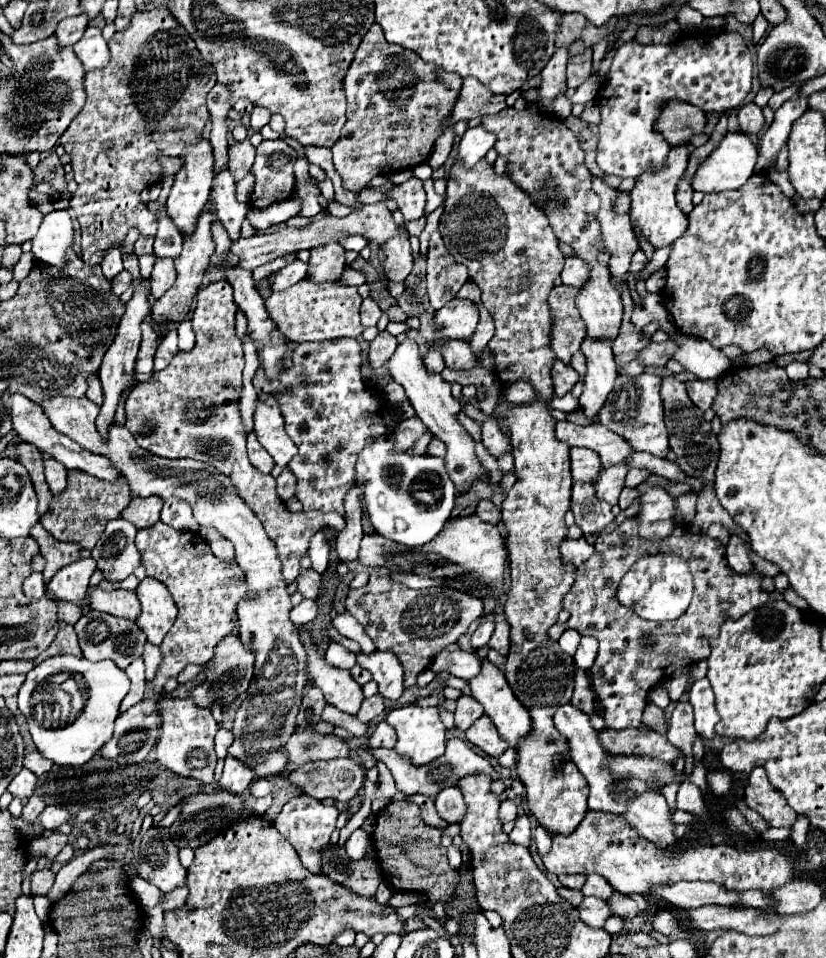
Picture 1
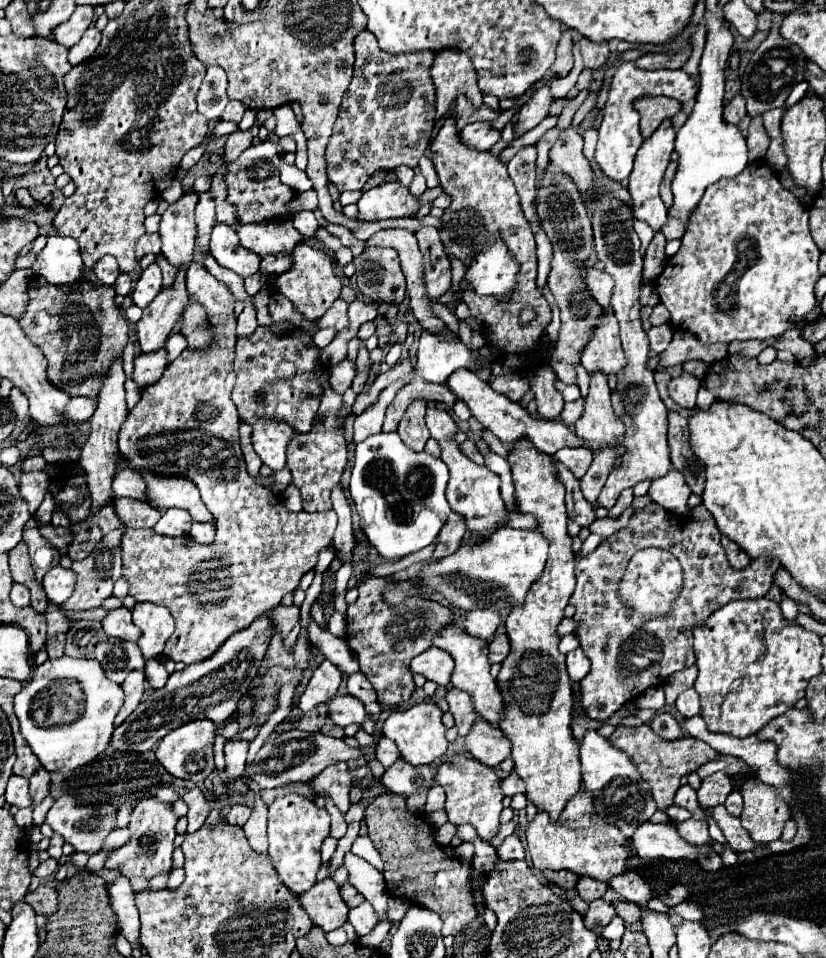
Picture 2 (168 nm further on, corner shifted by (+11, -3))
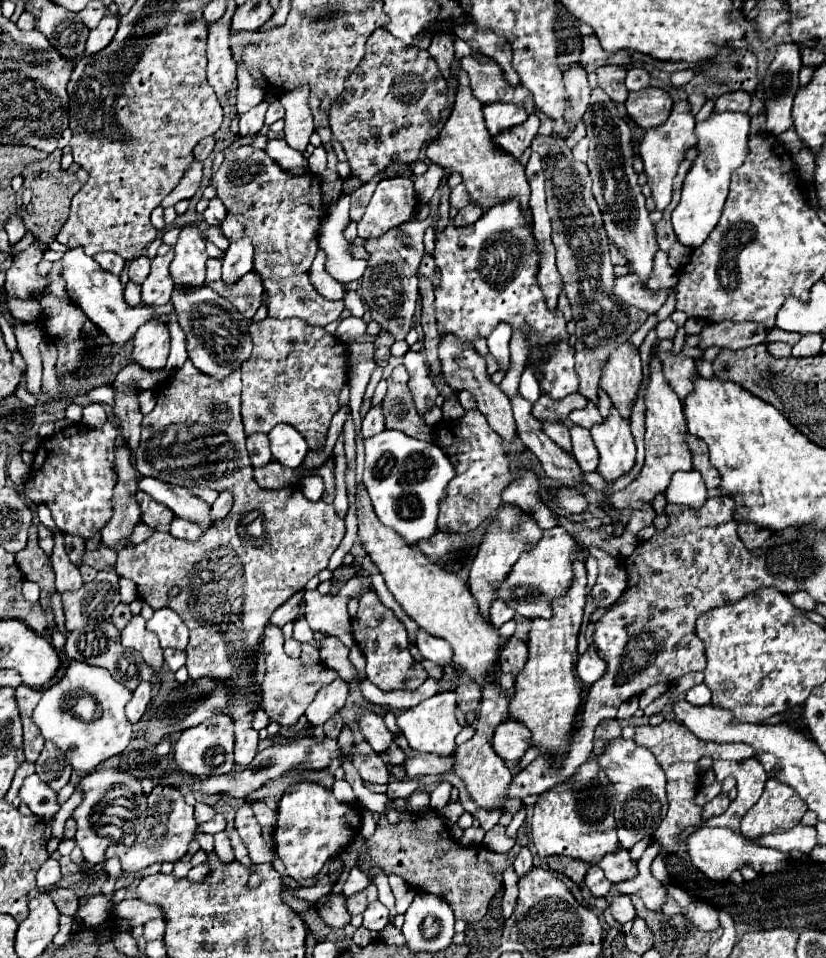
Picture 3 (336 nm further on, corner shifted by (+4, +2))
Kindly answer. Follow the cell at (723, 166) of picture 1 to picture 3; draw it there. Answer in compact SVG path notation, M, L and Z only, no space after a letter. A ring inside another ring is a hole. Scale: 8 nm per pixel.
M713 113L707 121L697 123L695 133L699 137L699 157L685 177L681 201L671 215L677 241L689 249L701 247L721 217L721 209L729 193L731 171L737 169L749 153L749 113Z

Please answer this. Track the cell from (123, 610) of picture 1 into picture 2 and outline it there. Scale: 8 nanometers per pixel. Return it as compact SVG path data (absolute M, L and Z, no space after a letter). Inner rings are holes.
M124 606L108 610L108 614L102 618L102 628L112 638L136 640L140 636L140 630L132 624L132 612Z

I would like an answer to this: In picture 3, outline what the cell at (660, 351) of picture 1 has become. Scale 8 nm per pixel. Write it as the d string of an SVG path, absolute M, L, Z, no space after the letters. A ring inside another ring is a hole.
M721 321L705 325L701 331L701 349L707 347L727 347L727 349L745 349L751 345L767 343L767 329L765 325L753 323L735 323L735 321Z

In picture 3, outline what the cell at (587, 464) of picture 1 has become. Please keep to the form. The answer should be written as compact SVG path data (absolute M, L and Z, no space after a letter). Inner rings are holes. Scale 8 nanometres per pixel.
M575 425L571 427L571 441L573 441L573 455L575 461L581 465L581 471L595 471L599 465L599 457L591 433L585 427Z

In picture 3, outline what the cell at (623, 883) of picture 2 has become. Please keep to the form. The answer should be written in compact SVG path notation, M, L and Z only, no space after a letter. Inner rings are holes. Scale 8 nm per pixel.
M619 847L617 851L613 853L607 853L601 863L597 863L599 869L603 869L605 877L611 881L611 883L619 883L619 881L627 881L631 877L637 875L637 863L631 861L629 857L629 851Z

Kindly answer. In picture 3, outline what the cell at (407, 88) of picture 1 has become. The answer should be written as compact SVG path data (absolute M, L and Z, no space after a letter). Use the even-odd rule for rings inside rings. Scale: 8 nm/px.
M375 31L367 41L361 65L353 71L353 75L349 75L349 79L345 81L345 89L329 109L331 131L345 149L353 177L367 183L369 179L373 179L373 175L381 173L391 161L399 159L405 163L415 163L423 151L425 139L439 125L439 115L447 103L445 89L445 79L427 51L413 45L405 45L389 33Z

